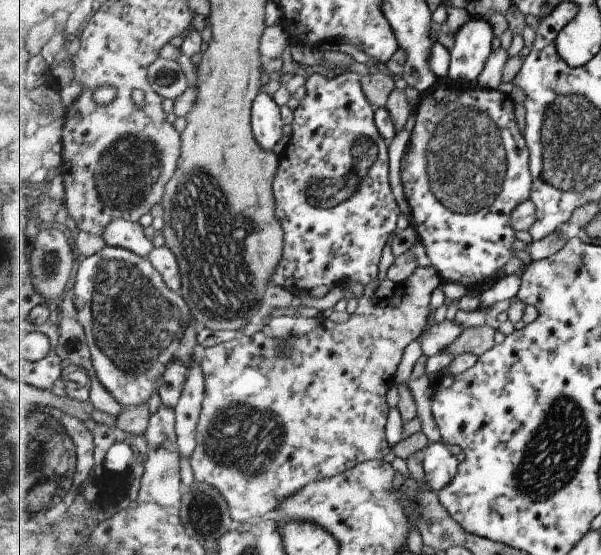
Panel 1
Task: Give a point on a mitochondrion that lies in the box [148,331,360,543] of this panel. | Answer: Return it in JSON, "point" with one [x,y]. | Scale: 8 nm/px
{"point":[242,436]}

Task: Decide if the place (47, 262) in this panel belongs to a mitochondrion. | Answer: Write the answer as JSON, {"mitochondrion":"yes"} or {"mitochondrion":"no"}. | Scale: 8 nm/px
{"mitochondrion":"yes"}

